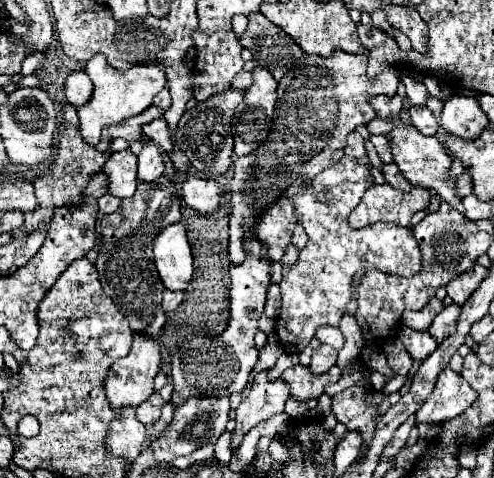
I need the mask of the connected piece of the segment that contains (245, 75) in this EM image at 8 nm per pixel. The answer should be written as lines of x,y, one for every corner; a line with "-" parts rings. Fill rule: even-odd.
239,72
239,74
237,74
233,80
231,80
231,88
245,90
245,88
249,88
249,86
251,86
251,82
253,82
251,72

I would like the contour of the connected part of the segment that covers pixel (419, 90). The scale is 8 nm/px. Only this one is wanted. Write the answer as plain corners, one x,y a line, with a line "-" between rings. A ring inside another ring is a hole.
410,76
403,77
400,81
405,85
411,106
424,106
426,104
429,93
423,83
415,81

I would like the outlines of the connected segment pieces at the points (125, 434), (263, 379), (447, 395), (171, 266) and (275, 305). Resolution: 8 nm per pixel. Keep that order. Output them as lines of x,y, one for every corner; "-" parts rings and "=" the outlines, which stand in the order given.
127,408
123,420
113,420
105,438
105,450
115,458
135,460
147,440
147,430
141,422
135,420
135,412
=
263,370
255,376
247,398
237,406
237,428
231,438
233,450
243,442
243,436
263,420
269,420
275,414
283,412
283,406
289,398
289,384
283,378
269,380
269,372
=
449,366
441,370
435,390
417,410
417,422
441,424
449,418
459,416
477,400
477,392
465,382
465,378
453,372
=
181,224
167,226
153,242
153,260
167,290
185,290
193,278
193,254
=
271,284
269,292
267,292
267,304
265,304
265,314
271,318
277,318
279,314
279,306
281,306
281,290
277,284

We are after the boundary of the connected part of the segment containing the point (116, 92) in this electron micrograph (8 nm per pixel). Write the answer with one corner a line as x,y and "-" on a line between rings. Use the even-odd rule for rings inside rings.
95,54
89,62
87,62
87,74
93,82
93,96
91,102
87,102
85,106
77,108
79,110
79,122
81,122
81,134
83,138
97,146
99,144
99,136
103,126
109,124
119,124
125,118
131,118
135,114
141,114
143,110
147,110
153,104
153,98
165,88
167,80
165,80
165,68
159,64
151,64
151,66
133,66
129,70
117,70
113,68
103,54

